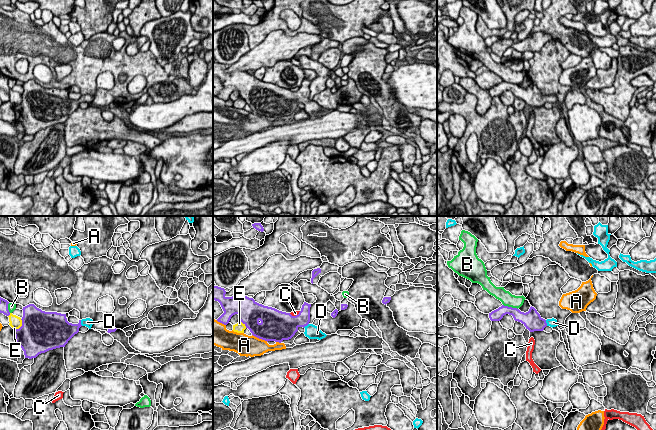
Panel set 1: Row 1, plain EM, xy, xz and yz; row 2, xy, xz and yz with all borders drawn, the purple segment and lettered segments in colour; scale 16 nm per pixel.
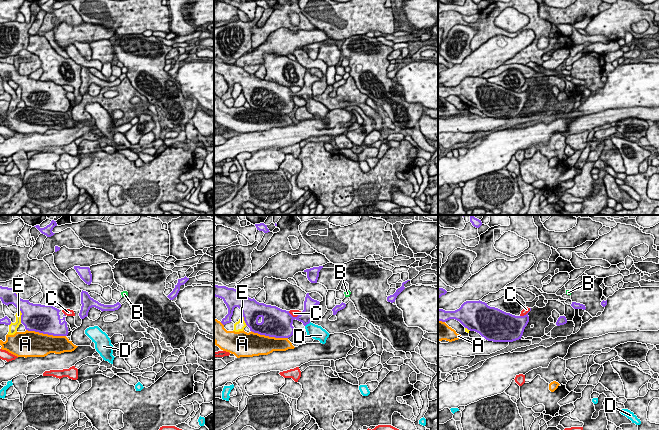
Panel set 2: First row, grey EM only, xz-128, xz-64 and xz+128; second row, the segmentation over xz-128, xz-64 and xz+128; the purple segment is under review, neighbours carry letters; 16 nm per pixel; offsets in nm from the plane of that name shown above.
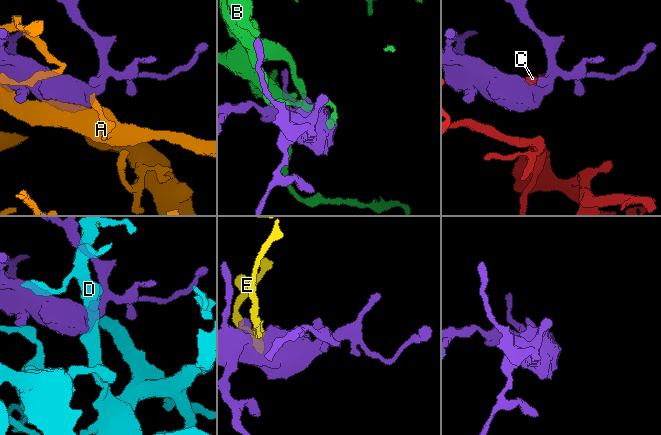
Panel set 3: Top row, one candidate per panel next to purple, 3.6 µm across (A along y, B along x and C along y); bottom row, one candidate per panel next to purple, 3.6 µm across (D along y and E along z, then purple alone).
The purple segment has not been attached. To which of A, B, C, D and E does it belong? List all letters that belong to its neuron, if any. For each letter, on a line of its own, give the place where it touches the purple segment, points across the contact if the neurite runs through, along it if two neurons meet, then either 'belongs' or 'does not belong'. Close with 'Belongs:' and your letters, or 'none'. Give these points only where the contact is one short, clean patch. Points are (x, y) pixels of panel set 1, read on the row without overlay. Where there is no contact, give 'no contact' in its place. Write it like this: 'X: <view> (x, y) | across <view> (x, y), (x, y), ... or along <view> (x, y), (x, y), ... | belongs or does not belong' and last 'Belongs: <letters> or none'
A: xz (260, 114) | does not belong
B: yz (510, 83) | does not belong
C: xz (294, 92) | does not belong
D: xy (80, 99) | across xy (67, 106), (73, 105), (80, 99), (87, 98) | belongs
E: xy (21, 102) | does not belong
Belongs: D

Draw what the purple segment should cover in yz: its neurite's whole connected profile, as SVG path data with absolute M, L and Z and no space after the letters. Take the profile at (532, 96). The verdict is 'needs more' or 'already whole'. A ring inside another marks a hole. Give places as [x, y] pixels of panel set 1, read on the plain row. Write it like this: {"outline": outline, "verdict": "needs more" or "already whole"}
{"outline": "M502 81L489 89L489 94L491 97L500 97L506 90L512 91L515 97L521 98L530 108L543 107L546 102L552 104L558 102L556 95L543 95L532 82L528 88L524 89L517 84Z", "verdict": "needs more"}

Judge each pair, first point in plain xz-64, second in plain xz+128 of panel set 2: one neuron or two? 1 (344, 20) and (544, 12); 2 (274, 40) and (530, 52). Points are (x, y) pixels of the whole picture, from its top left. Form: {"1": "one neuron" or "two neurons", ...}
{"1": "one neuron", "2": "two neurons"}

